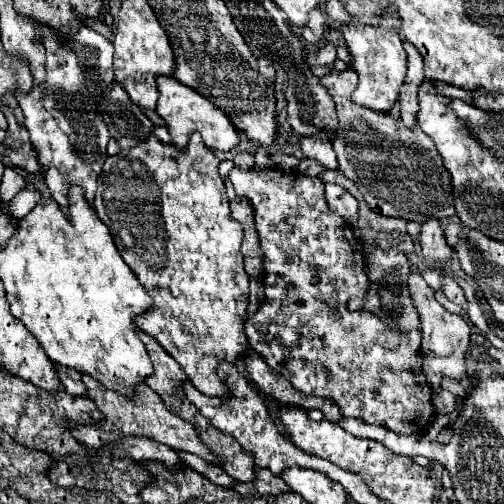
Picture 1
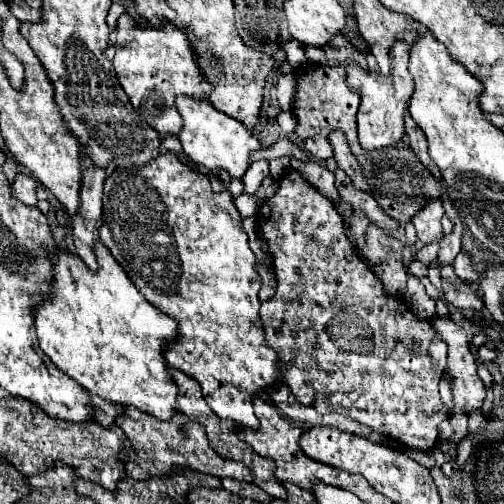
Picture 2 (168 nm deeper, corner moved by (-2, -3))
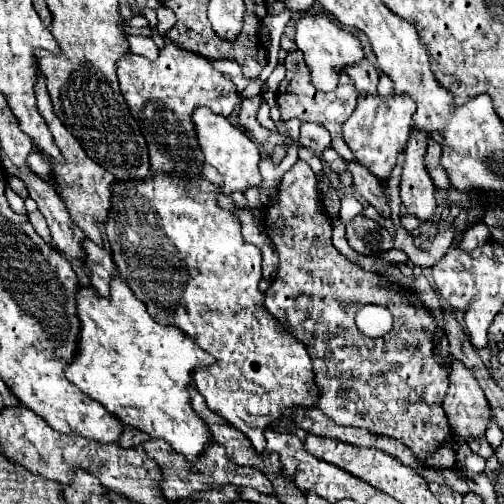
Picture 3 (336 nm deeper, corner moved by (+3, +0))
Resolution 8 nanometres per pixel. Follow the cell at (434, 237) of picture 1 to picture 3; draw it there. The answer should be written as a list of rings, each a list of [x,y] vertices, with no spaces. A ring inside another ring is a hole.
[[[414,128],[414,132],[408,138],[406,146],[406,162],[402,170],[402,182],[400,182],[400,198],[402,206],[410,216],[416,216],[422,224],[430,222],[430,218],[436,212],[436,186],[432,184],[422,156],[426,152],[426,132],[420,132]]]

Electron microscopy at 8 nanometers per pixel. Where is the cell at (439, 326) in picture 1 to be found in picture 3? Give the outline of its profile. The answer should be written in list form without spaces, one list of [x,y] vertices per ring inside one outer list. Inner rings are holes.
[[[456,358],[452,362],[450,388],[442,406],[452,432],[464,440],[470,436],[482,436],[486,432],[486,424],[492,416],[488,400],[472,372]]]

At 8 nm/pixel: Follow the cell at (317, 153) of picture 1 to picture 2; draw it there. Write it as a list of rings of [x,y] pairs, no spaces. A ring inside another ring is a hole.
[[[313,135],[309,139],[305,139],[305,151],[315,157],[317,161],[325,161],[329,157],[333,157],[333,147],[329,143],[327,137],[321,137],[321,135]]]

